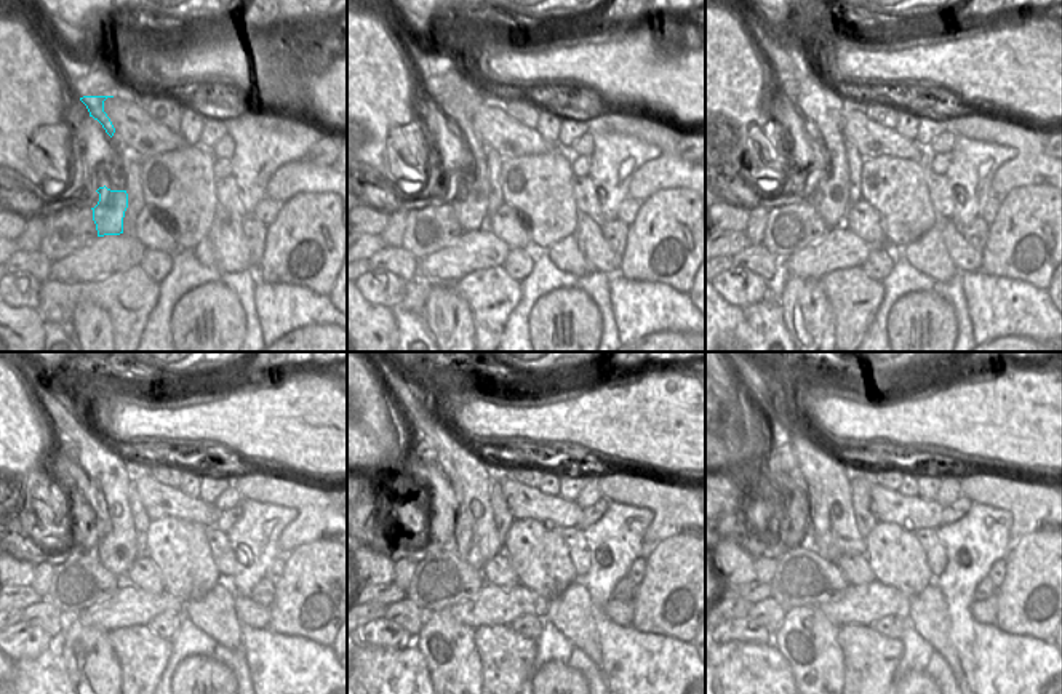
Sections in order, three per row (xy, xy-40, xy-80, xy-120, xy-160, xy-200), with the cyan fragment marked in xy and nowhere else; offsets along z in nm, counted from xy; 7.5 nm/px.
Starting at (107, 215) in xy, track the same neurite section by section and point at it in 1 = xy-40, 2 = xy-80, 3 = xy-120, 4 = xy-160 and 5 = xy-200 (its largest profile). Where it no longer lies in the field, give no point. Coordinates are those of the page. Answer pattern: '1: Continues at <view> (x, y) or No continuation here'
1: Continues at xy-40 (471, 200)
2: Continues at xy-80 (822, 106)
3: Continues at xy-120 (106, 464)
4: Continues at xy-160 (475, 541)
5: Continues at xy-200 (835, 533)

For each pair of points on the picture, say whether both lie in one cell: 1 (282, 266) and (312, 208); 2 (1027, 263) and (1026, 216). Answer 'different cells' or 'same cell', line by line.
1: same cell
2: same cell

